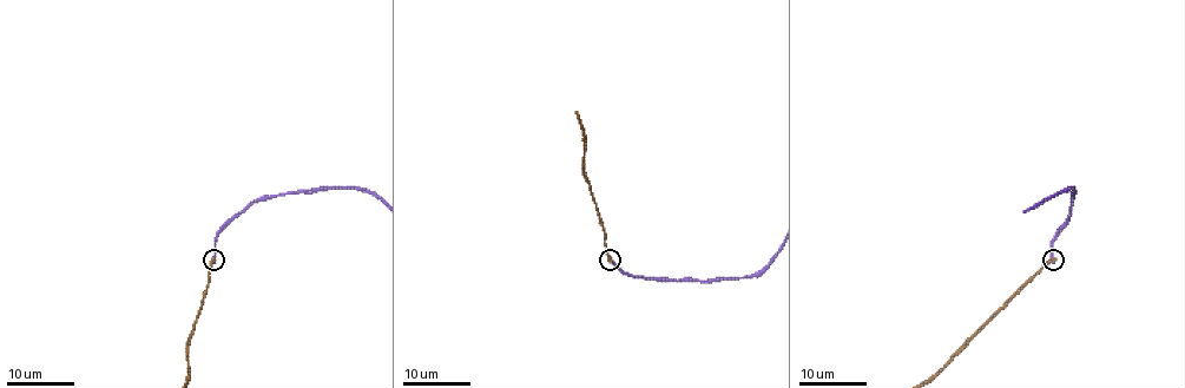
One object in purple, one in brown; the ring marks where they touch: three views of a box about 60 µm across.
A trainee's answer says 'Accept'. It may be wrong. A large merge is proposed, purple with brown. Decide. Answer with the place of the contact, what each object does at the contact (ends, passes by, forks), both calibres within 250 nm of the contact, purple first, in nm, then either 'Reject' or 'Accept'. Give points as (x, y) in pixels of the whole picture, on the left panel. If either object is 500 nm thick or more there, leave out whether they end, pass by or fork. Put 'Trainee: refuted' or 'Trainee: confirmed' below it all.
Place: (214, 260). At the ring purple ends. At the ring brown ends. Thickness 240 nm (purple) against 400 nm. Reject
Trainee: refuted

